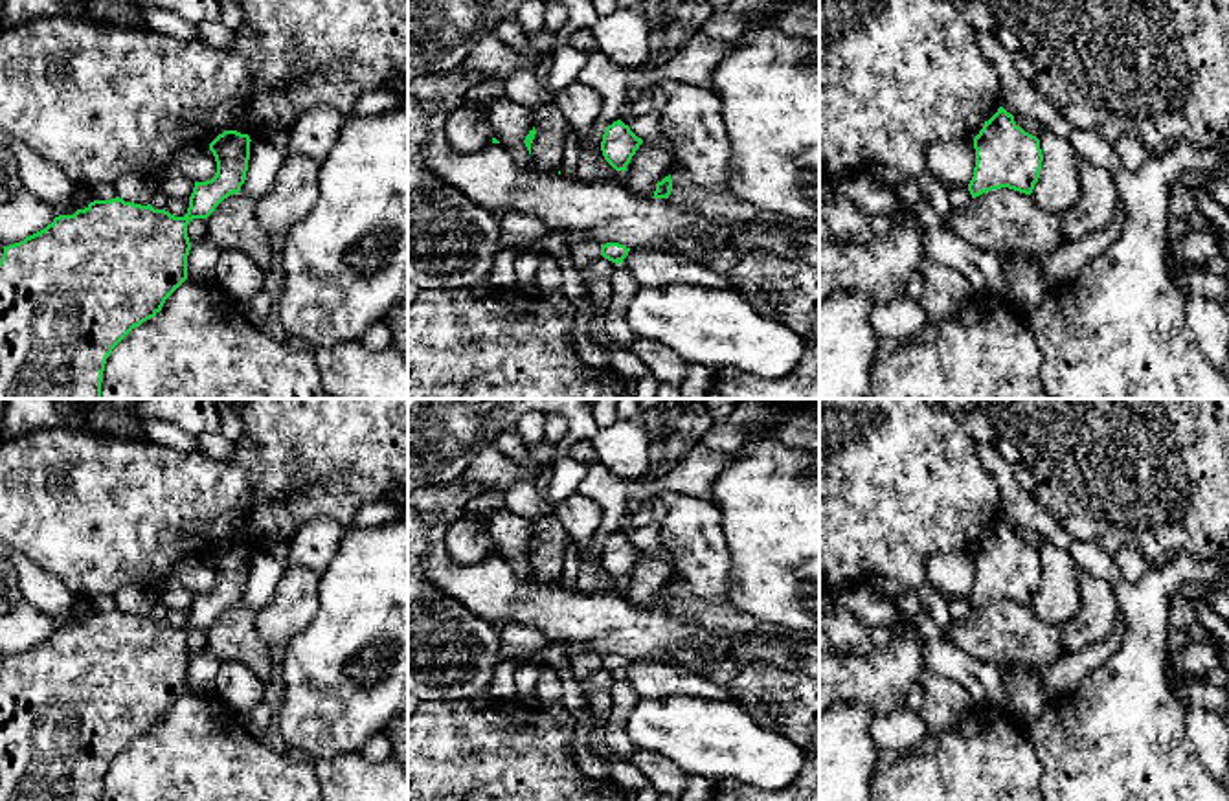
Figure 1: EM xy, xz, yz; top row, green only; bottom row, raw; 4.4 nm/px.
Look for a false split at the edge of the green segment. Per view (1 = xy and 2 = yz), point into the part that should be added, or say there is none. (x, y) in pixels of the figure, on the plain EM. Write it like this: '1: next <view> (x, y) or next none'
1: next none
2: next none

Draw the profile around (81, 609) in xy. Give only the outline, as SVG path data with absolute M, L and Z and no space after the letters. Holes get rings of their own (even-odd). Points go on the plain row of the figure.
M77 599L62 621L55 621L40 610L22 604L7 615L0 615L0 656L9 658L44 641L59 626L73 626L88 619L96 610L90 601Z

